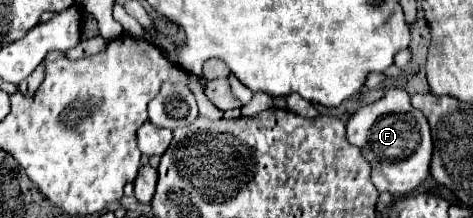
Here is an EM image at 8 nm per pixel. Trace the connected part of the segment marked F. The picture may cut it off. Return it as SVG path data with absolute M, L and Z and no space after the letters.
M389 89L379 101L359 107L347 123L347 141L361 149L373 173L371 181L379 193L407 195L423 185L429 173L433 141L425 115L411 105L411 97L403 89Z

